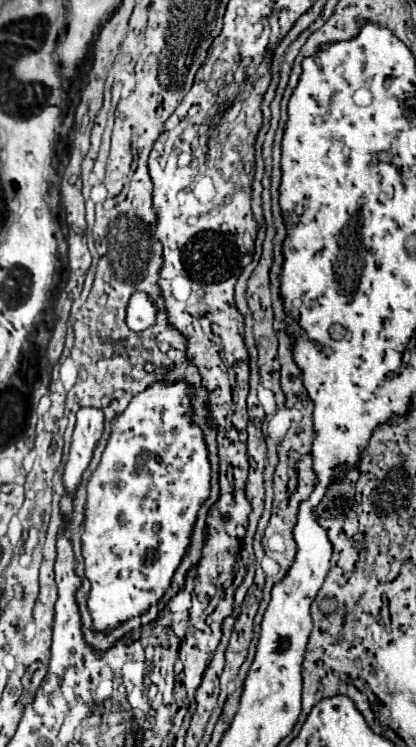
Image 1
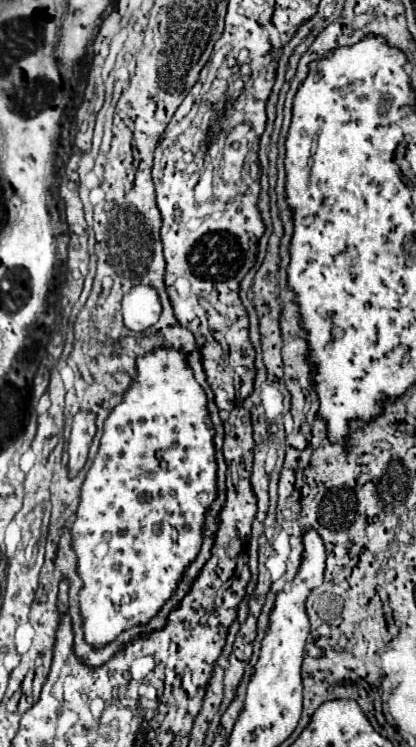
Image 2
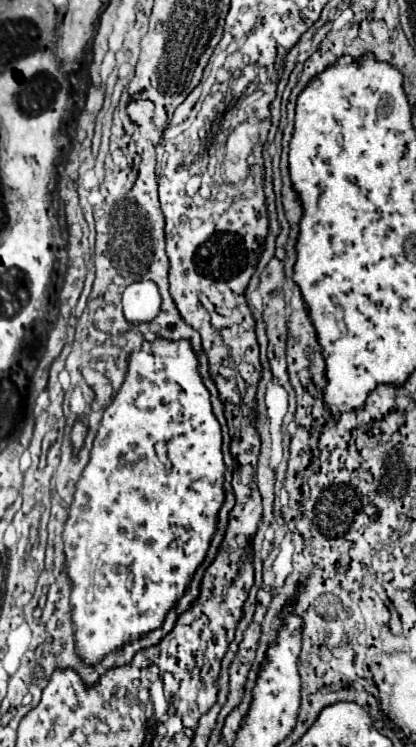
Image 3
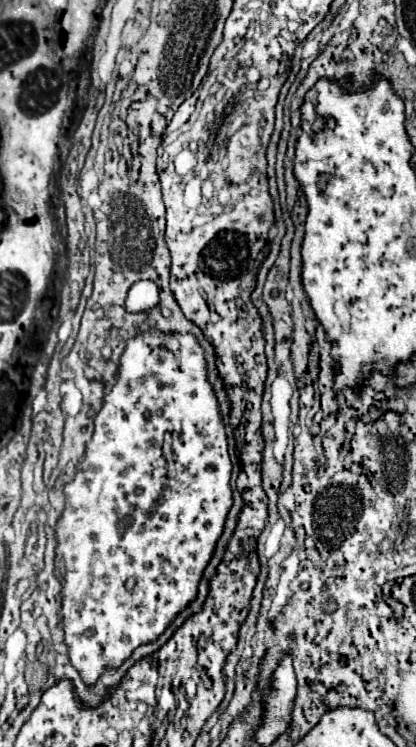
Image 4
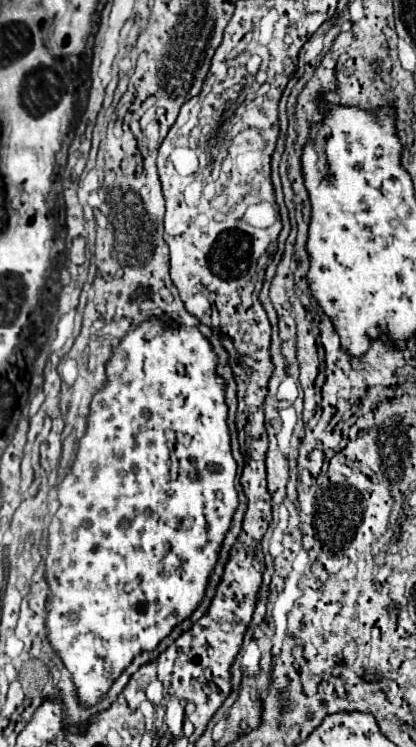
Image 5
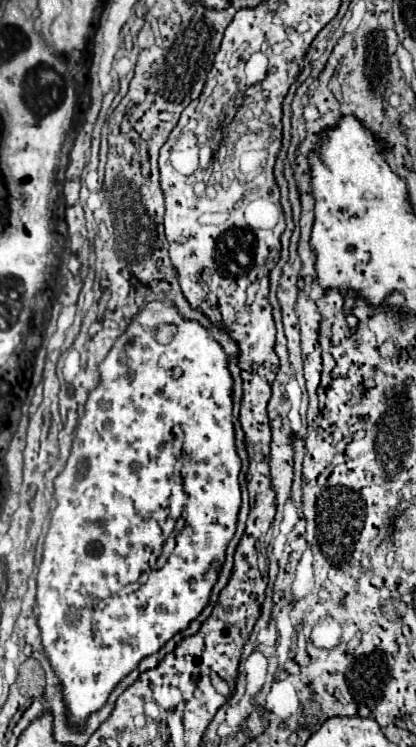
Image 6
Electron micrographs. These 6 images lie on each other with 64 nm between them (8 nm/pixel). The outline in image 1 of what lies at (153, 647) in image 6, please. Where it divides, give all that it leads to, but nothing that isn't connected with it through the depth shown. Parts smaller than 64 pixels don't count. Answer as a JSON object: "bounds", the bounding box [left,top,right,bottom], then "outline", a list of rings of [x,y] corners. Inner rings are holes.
{"bounds":[82,382,210,630],"outline":[[[156,382],[148,390],[136,394],[124,414],[112,420],[112,436],[88,482],[86,530],[82,534],[86,576],[92,584],[88,608],[96,630],[112,630],[116,624],[140,616],[156,604],[164,596],[172,574],[186,554],[200,504],[210,494],[208,450],[202,430],[192,424],[190,396],[192,390],[184,382]]]}

